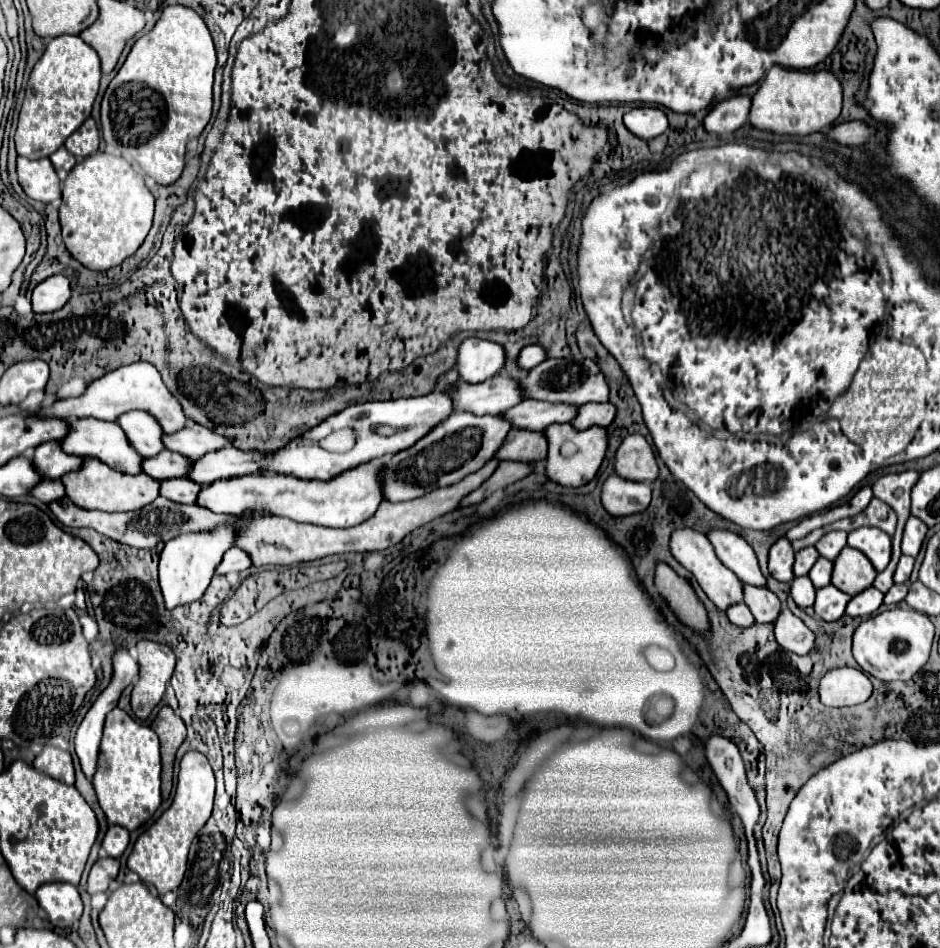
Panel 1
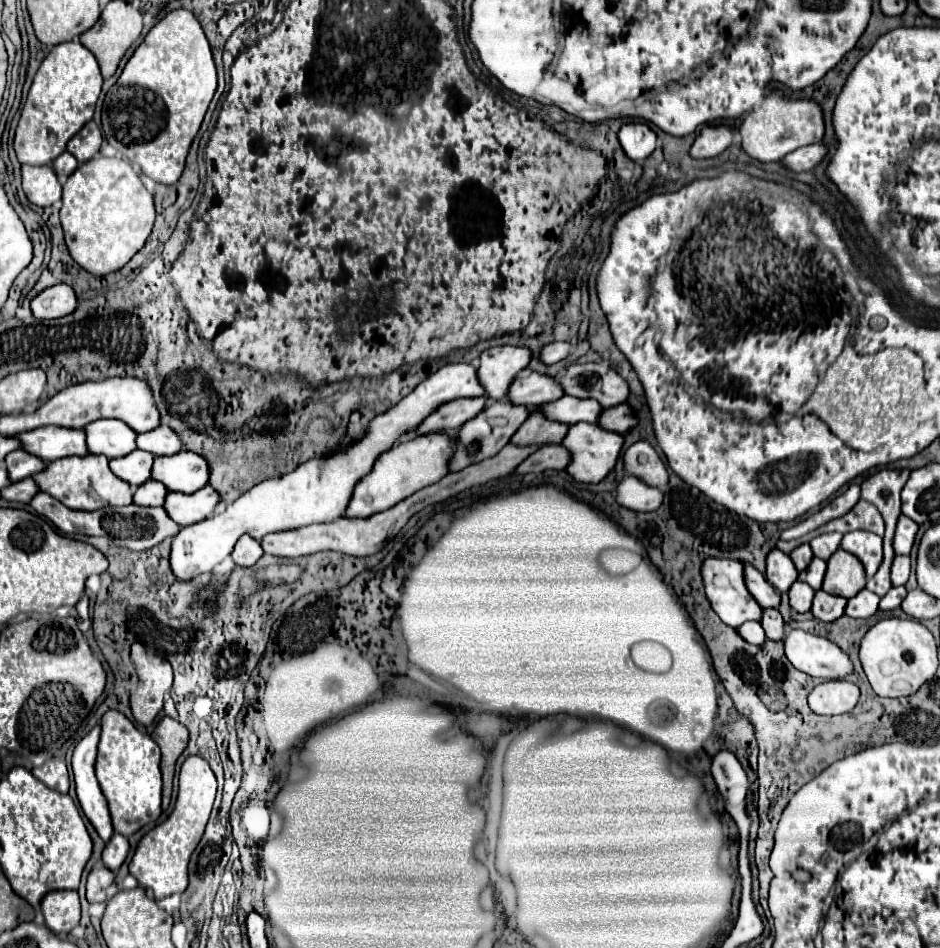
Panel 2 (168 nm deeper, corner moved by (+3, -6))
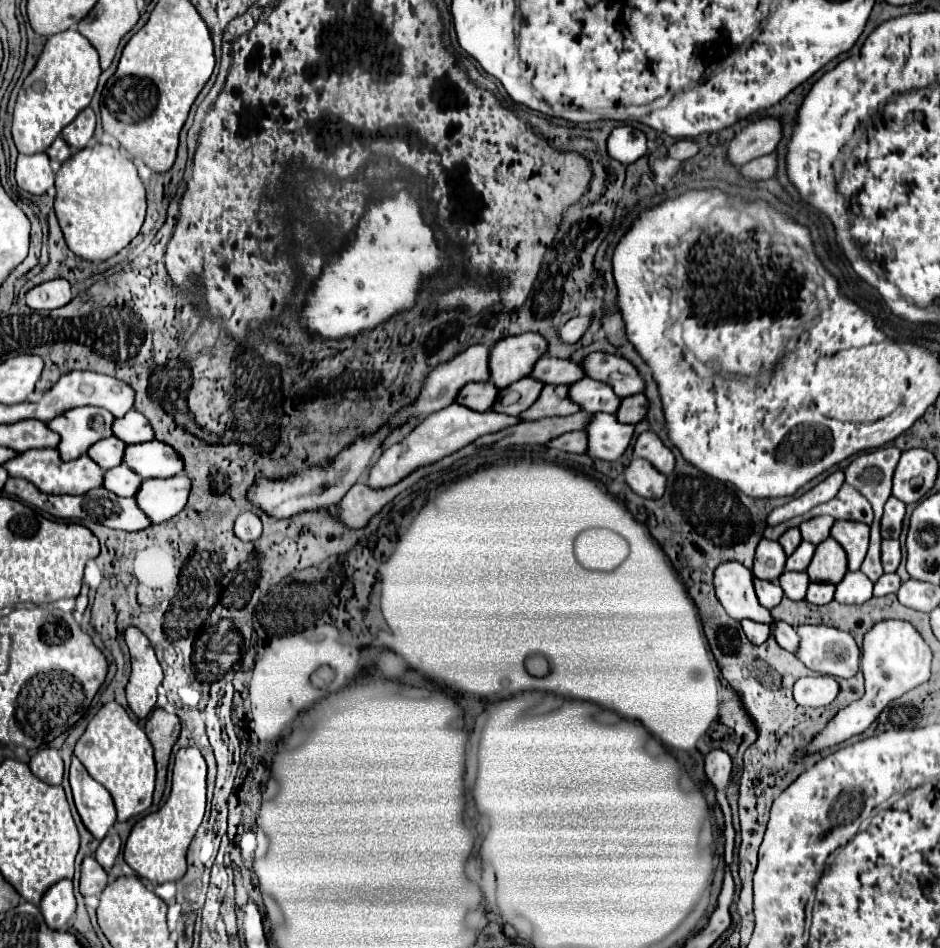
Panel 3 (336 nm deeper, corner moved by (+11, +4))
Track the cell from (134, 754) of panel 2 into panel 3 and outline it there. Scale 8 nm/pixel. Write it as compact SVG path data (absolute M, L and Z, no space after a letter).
M110 701L92 717L84 735L76 743L74 755L86 767L90 777L110 791L118 811L118 821L128 821L130 817L140 815L152 805L156 775L152 745L144 729L130 719L122 705Z

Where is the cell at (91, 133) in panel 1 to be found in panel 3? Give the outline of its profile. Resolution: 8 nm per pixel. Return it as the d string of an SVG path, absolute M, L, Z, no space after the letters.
M86 107L82 113L78 113L78 117L68 127L64 127L62 137L70 147L84 149L94 135L94 127L96 127L96 115L90 107Z

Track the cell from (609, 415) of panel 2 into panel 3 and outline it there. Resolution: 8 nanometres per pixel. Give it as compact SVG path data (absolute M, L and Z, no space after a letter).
M632 395L622 399L622 405L616 413L616 417L620 419L620 423L638 423L644 419L648 411L648 397L646 395Z

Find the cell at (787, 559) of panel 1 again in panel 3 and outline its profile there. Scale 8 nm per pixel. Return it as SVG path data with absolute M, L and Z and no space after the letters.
M762 539L756 549L752 571L758 579L776 581L780 577L780 573L784 571L784 563L786 563L786 553L780 547L780 543Z

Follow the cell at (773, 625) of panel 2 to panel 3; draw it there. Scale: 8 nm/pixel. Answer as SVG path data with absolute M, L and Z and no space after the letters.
M780 621L780 623L772 623L772 635L776 637L778 645L784 647L786 651L790 653L796 653L798 651L798 645L800 645L800 637L796 633L796 627Z

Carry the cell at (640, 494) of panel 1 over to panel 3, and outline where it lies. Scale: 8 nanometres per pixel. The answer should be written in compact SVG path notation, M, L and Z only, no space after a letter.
M632 459L624 475L626 483L646 499L660 499L666 491L666 475L662 475L646 459Z

